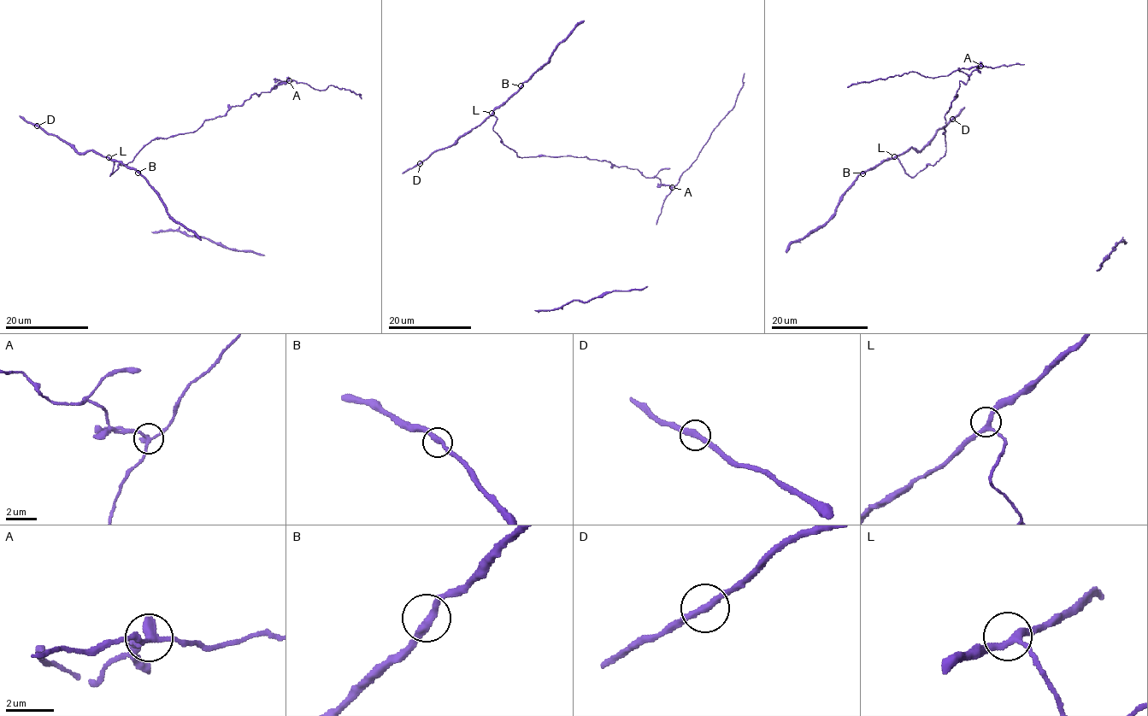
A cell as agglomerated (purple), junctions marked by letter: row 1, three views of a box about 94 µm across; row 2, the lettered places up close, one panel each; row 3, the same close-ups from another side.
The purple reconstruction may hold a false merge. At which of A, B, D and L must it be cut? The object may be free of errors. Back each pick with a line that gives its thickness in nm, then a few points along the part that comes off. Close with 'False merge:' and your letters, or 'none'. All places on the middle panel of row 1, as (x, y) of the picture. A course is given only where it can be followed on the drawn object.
A: 280 nm | (672, 187), (656, 224)
False merge: A

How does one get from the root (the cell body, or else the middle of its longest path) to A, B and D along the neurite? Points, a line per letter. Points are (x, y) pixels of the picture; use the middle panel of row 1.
A: (555, 156), (586, 156), (608, 161), (618, 167), (637, 169), (645, 178), (657, 178), (663, 184), (672, 187)
B: (555, 156), (521, 157), (501, 141), (492, 128), (497, 120), (492, 112), (521, 85)
D: (555, 156), (521, 157), (493, 131), (497, 118), (491, 115), (420, 163)

